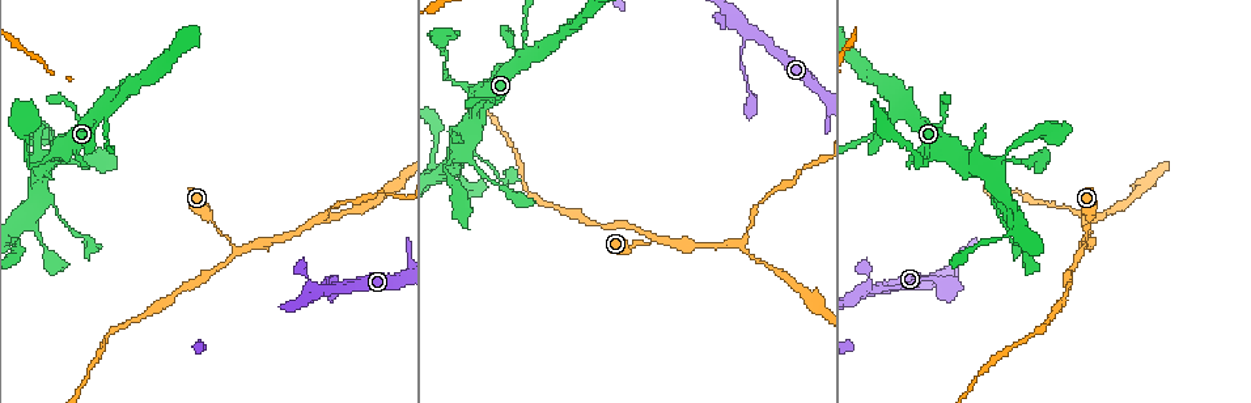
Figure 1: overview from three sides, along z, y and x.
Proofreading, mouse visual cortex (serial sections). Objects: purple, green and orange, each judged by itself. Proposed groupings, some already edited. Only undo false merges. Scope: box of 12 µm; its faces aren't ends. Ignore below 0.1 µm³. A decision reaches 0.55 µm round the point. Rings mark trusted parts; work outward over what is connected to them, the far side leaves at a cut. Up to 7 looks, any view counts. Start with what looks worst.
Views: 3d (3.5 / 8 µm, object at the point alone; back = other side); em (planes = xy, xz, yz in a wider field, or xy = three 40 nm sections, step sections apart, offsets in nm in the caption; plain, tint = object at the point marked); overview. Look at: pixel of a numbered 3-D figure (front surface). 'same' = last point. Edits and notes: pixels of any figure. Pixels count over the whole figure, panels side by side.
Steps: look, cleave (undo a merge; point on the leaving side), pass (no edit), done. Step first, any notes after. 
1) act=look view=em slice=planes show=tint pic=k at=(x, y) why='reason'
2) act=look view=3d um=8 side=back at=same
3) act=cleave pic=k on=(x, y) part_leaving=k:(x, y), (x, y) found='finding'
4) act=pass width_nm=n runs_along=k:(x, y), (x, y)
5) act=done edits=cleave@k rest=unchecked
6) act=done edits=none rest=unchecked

act=look view=3d um=8 side=back pic=1 at=(651, 241) why='sharp bend'

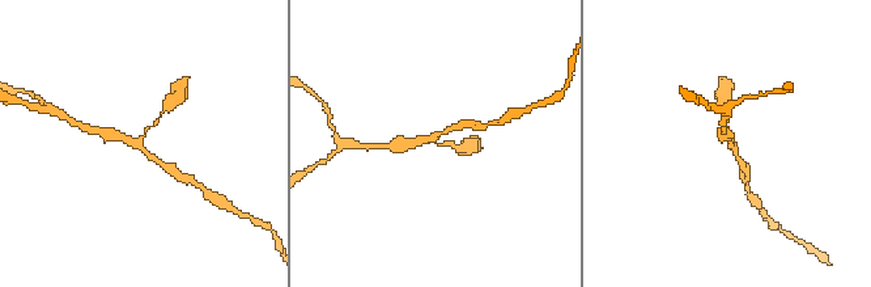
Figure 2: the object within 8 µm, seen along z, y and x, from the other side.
act=look view=em slice=xy step=2 show=tint pic=2 at=(433, 141)

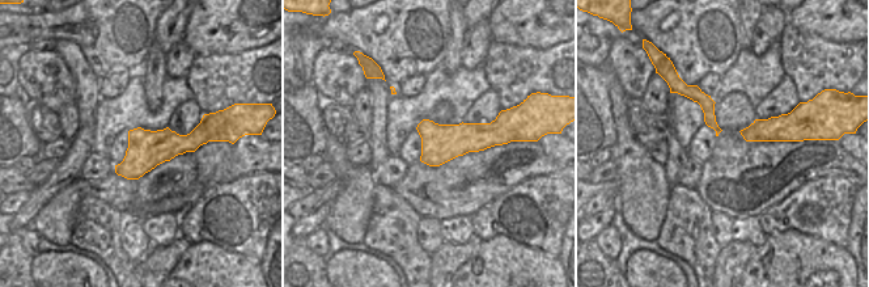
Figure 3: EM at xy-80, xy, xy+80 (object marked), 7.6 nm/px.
act=pass arms=3 arm_widths_nm=150,150,300 runs_along=3:(683, 88), (707, 105), (713, 125) found='all the same cell'

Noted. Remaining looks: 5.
act=look view=3d um=8 pic=1 at=(46, 197) why='sudden change in width'

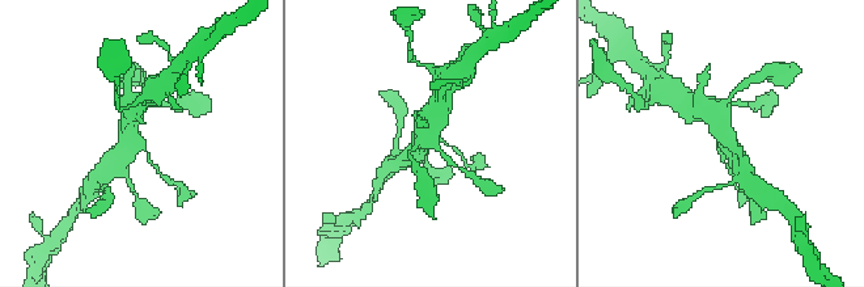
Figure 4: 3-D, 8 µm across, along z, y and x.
act=look view=em slice=xy step=2 show=tint pic=4 at=(723, 145) why='need the tissue'

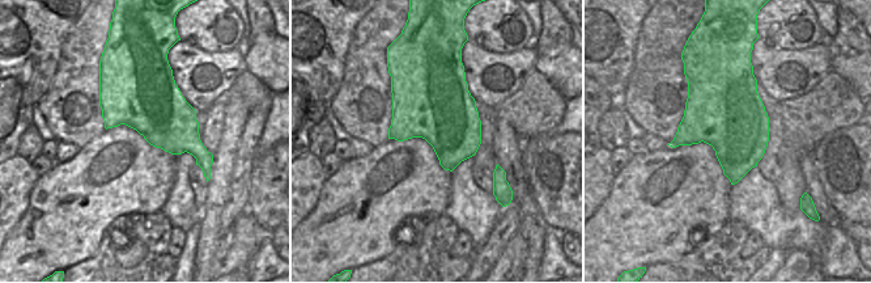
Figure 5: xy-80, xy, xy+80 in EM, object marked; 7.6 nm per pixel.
act=pass runs_along=4:(130, 113), (127, 138), (147, 151), (157, 171) found='all the same cell'

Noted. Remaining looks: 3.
act=look view=3d um=3.5 pic=1 at=(741, 244) why='three-way junction'

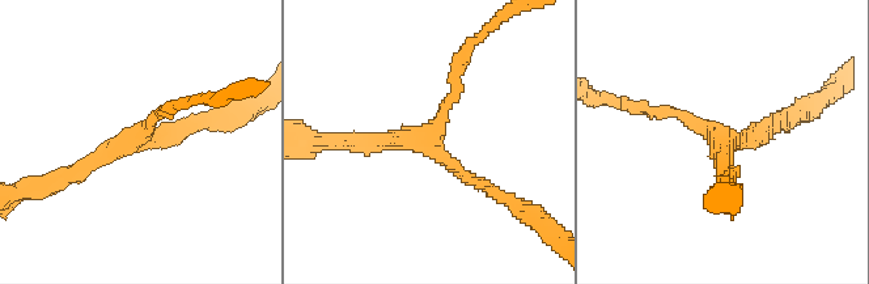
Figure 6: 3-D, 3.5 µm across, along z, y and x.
act=look view=em slice=xy step=3 show=plain pic=6 at=(719, 141) arms=3 arm_widths_nm=150,200,200 why='shape alone is not enough'

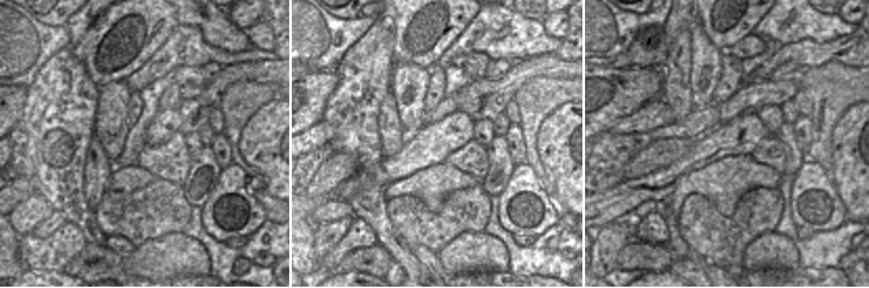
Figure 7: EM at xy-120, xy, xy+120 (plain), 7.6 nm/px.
act=look view=em slice=xy step=3 show=tint at=same why='where the object lies'

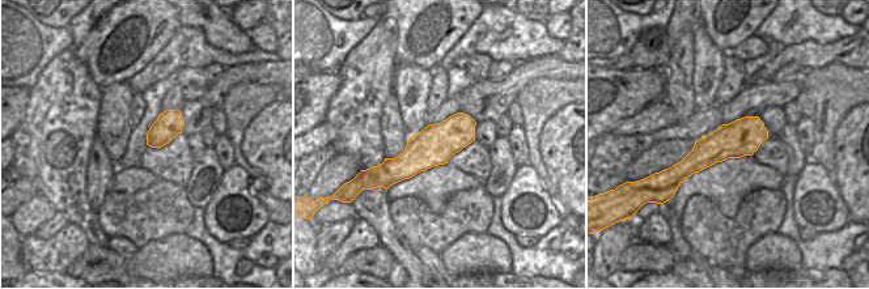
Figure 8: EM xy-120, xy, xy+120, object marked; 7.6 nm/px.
act=pass runs_along=6:(55, 178), (199, 122) found='one cell here'

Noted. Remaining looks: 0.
act=done edits=none rest=unchecked

